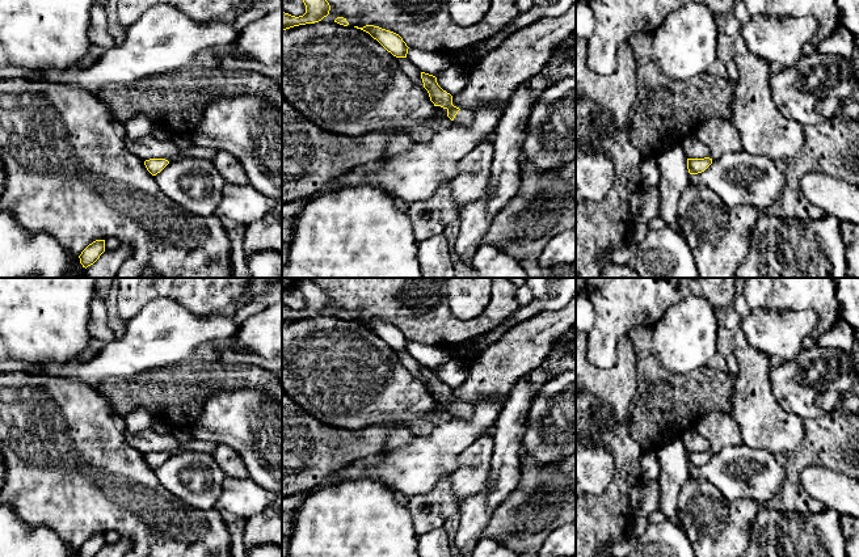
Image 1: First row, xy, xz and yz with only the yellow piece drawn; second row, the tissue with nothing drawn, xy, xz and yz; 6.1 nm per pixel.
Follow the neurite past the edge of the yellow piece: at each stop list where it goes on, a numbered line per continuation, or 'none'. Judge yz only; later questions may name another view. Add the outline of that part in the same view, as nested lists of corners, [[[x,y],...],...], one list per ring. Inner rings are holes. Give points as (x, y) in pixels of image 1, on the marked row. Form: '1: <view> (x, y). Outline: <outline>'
none

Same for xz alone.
1: xz (464, 117). Outline: [[[460,109],[454,118],[454,123],[471,126],[473,123],[473,113],[468,109]]]

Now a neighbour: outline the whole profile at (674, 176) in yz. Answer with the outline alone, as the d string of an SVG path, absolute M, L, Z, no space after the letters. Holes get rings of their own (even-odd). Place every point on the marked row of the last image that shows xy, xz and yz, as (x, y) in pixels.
M673 144L664 149L656 161L660 169L660 181L657 190L660 194L661 216L673 231L679 232L678 202L682 191L689 185L690 173L687 159L681 144Z

